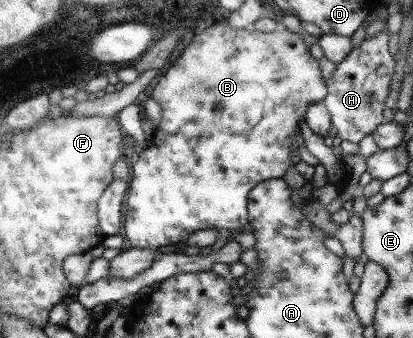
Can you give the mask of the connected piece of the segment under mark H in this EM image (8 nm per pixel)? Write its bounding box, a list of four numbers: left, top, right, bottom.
[322,27,394,144]

